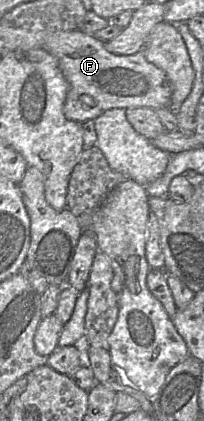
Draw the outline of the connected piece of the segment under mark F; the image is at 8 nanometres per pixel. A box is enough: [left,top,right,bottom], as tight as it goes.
[42,30,172,123]

